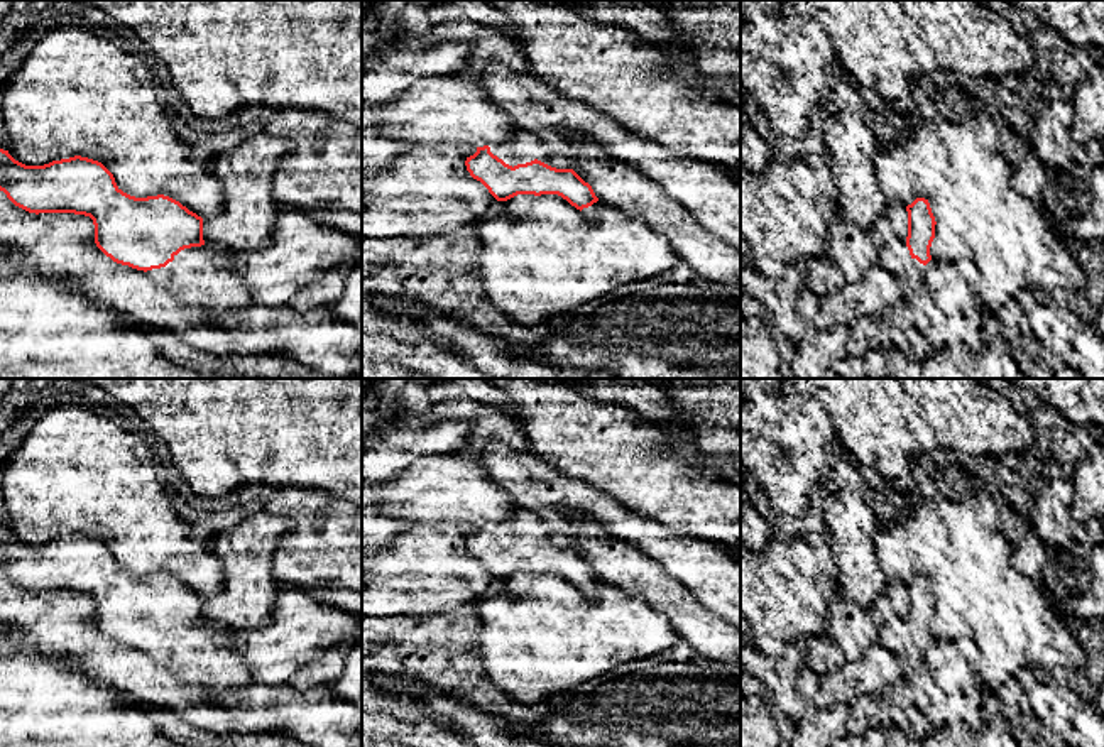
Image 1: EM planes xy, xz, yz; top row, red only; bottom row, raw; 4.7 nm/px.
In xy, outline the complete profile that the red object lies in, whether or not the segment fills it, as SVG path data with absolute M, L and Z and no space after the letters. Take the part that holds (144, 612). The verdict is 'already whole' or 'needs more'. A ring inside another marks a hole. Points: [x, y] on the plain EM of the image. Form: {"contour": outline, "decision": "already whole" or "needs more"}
{"contour": "M0 527L0 570L29 592L74 592L93 598L95 622L113 641L144 649L184 684L205 690L243 688L257 683L230 646L230 627L203 619L203 597L179 580L157 573L135 576L123 571L98 539L74 534L44 544L25 544Z", "decision": "needs more"}

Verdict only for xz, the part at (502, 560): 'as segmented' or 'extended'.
extended

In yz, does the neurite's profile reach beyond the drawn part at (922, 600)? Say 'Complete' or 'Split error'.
Split error

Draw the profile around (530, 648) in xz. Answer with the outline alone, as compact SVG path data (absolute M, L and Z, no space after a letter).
M517 573L504 586L506 593L473 602L480 615L478 654L485 676L521 703L546 701L555 693L568 696L620 662L671 651L681 641L663 613L614 585L587 598L558 573Z

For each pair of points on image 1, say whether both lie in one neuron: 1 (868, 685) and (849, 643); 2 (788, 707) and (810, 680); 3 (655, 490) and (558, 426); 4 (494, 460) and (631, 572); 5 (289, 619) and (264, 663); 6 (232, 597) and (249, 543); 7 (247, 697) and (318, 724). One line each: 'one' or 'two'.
1: two
2: one
3: one
4: two
5: one
6: one
7: one

